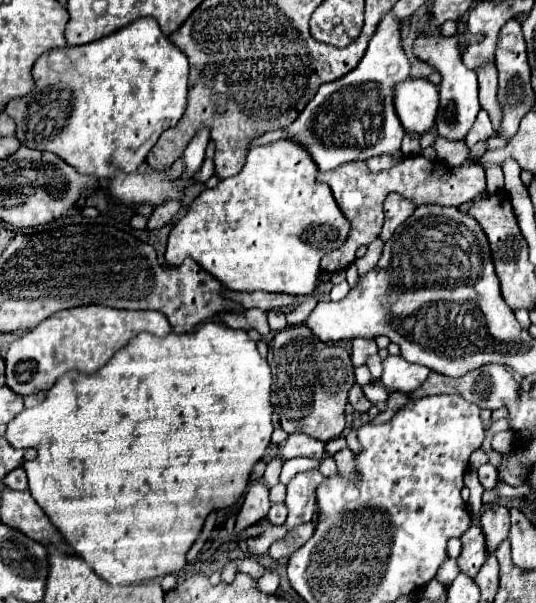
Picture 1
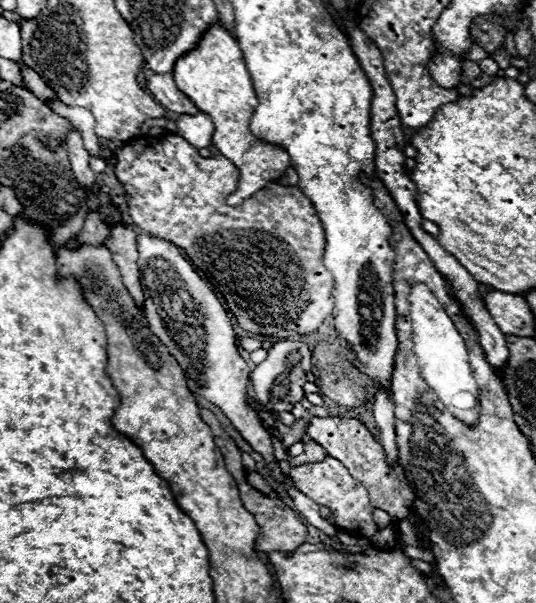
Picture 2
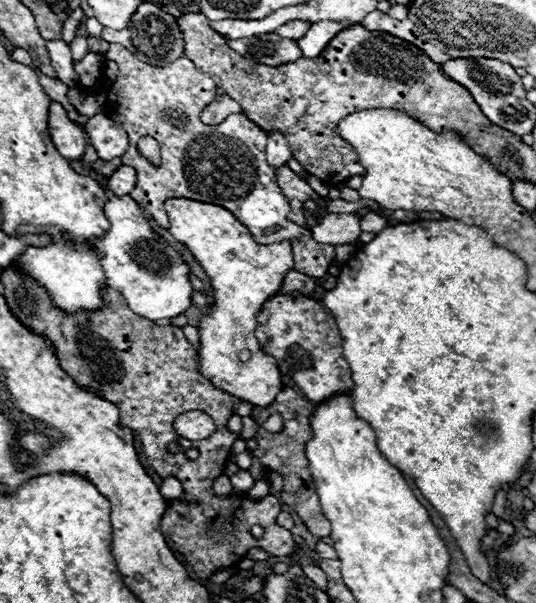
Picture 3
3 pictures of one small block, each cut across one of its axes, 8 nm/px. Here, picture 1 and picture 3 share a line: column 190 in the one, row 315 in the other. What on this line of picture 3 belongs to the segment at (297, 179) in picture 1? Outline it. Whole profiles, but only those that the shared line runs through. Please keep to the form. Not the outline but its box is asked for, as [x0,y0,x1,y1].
[166,198,294,408]

